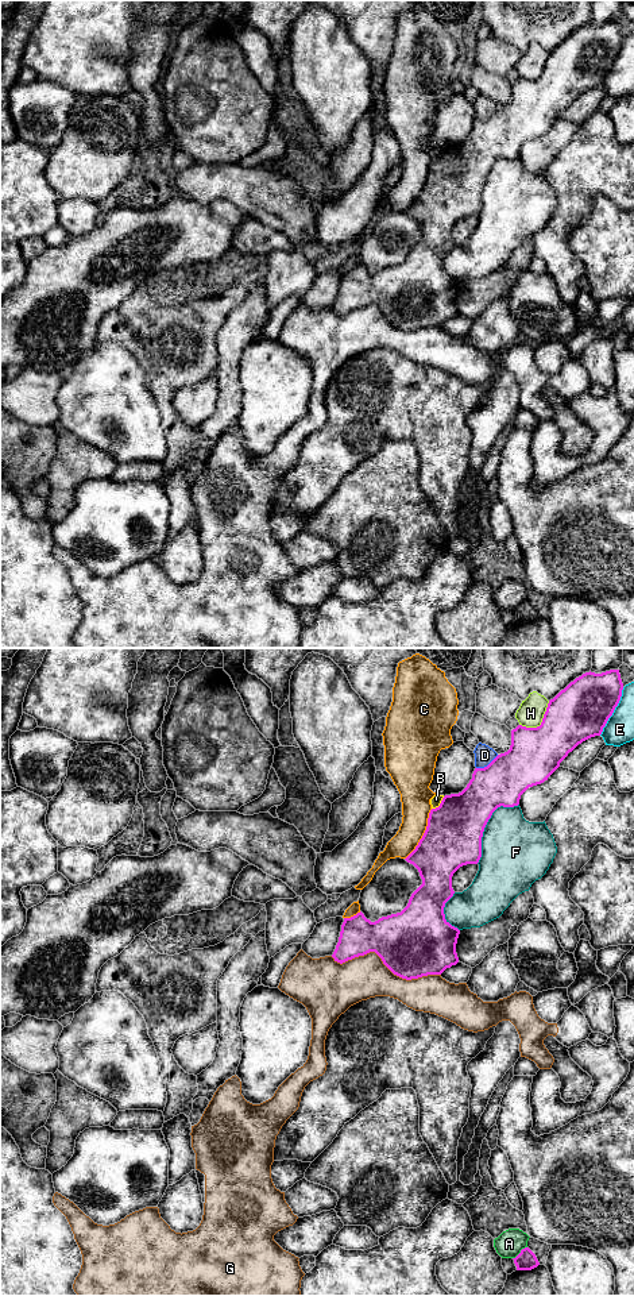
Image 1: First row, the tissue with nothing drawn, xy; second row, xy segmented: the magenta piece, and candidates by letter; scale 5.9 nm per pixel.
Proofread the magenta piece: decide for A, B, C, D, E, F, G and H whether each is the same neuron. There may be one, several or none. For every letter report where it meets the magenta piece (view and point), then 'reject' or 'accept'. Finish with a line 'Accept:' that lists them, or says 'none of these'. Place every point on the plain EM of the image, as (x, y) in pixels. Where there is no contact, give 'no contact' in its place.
A: contact xy (521, 604); reject
B: contact xy (440, 157); reject
C: contact xy (424, 186); reject
D: contact xy (488, 116); reject
E: contact xy (613, 64); reject
F: contact xy (486, 176); reject
G: contact xy (385, 316); reject
H: contact xy (541, 74); reject
Accept: none of these

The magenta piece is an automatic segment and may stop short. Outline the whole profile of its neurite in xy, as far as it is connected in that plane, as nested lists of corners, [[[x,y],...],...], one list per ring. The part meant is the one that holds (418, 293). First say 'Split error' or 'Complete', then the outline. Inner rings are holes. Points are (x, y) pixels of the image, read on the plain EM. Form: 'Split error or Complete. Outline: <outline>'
Complete. Outline: [[[610,22],[602,26],[585,24],[549,53],[540,78],[526,80],[518,77],[513,81],[511,97],[507,104],[498,107],[487,119],[475,120],[472,131],[461,144],[445,147],[440,158],[430,162],[422,190],[415,201],[405,211],[418,221],[422,231],[422,236],[411,246],[407,258],[401,265],[382,269],[375,274],[367,271],[362,263],[351,270],[344,270],[339,294],[332,306],[335,313],[343,316],[355,309],[375,304],[394,327],[406,332],[428,327],[441,327],[446,320],[456,317],[459,315],[456,296],[460,282],[452,278],[444,266],[445,255],[455,246],[452,240],[453,225],[463,217],[479,215],[484,180],[498,159],[518,158],[521,147],[529,139],[548,132],[560,119],[560,115],[579,96],[602,86],[603,80],[621,53],[622,42],[623,35],[619,22]]]

